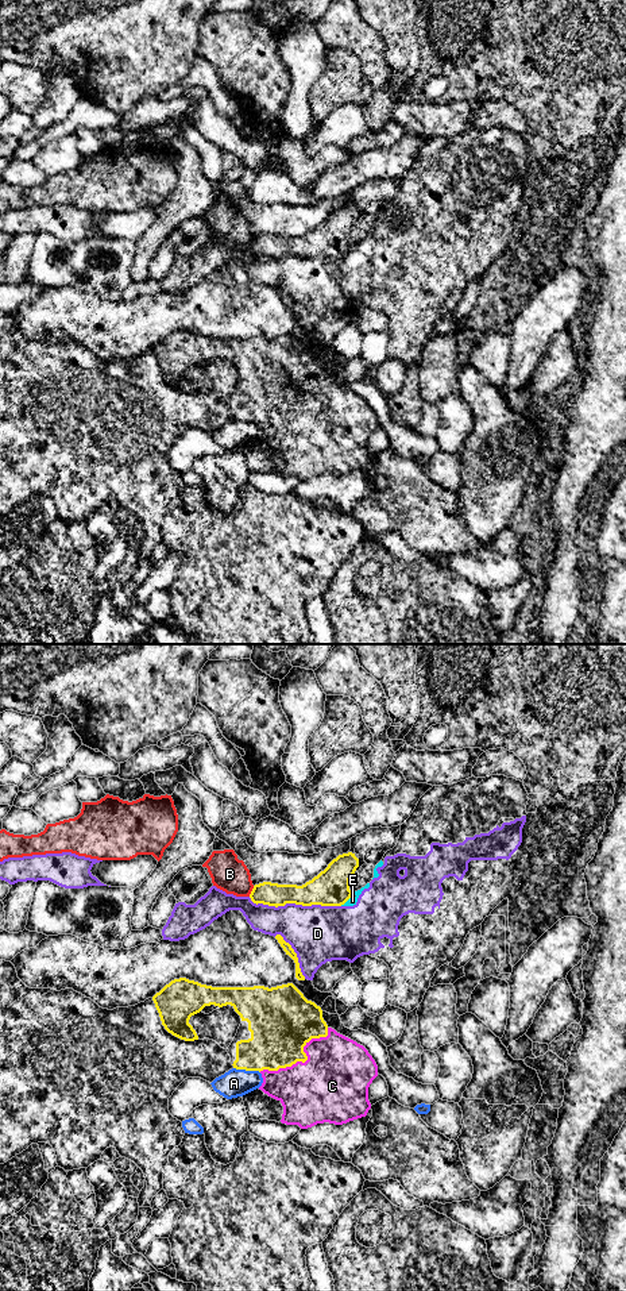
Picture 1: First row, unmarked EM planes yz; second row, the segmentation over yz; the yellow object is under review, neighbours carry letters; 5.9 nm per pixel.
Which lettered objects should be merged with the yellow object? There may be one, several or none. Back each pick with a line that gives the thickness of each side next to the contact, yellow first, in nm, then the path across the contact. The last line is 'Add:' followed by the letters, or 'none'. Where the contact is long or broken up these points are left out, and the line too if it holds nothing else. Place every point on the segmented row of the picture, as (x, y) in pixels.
C: calibres 360 and 440 nm
Add: C

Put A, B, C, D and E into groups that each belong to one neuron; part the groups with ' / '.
A / B / C / D E

